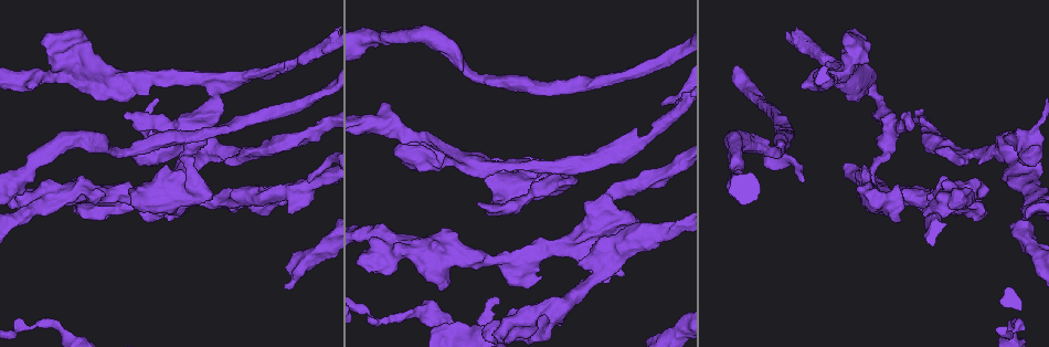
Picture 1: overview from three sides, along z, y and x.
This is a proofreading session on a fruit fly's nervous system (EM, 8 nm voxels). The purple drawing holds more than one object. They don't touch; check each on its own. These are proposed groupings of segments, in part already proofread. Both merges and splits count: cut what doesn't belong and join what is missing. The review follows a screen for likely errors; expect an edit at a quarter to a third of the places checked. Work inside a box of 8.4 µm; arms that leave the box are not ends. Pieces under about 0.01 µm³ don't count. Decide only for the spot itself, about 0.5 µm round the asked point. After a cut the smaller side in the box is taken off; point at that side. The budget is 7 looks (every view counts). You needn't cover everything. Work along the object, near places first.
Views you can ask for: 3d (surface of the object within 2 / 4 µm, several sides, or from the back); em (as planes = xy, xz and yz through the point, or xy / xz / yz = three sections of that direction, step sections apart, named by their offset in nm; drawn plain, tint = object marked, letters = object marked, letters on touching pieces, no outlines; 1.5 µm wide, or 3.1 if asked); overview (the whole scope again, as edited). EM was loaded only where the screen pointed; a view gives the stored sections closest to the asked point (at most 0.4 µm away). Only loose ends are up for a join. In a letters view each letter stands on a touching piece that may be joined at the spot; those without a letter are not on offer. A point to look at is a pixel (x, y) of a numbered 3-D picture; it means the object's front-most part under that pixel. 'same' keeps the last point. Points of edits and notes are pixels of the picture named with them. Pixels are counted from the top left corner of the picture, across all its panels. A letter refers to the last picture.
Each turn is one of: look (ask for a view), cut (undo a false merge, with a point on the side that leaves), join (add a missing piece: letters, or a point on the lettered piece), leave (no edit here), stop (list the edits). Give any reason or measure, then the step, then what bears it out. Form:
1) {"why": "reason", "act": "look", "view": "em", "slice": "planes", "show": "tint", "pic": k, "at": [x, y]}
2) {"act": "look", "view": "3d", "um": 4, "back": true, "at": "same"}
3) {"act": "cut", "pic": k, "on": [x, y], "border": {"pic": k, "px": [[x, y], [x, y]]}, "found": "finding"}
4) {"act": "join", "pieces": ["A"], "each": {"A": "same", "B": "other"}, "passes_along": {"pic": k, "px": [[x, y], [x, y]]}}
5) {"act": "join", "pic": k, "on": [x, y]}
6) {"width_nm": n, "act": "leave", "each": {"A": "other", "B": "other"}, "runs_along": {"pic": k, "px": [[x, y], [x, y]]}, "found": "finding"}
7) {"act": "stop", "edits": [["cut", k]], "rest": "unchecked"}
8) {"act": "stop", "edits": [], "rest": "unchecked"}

{"why": "branch stops here", "act": "look", "view": "em", "slice": "xy", "step": 8, "show": "letters", "pic": 1, "at": [624, 273]}

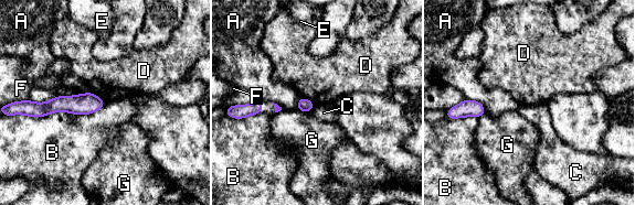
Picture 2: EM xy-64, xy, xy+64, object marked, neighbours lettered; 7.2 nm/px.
{"why": "another direction", "act": "look", "view": "em", "slice": "planes", "show": "letters", "at": "same"}

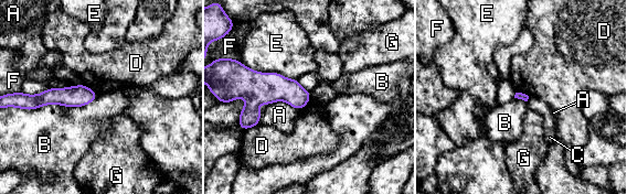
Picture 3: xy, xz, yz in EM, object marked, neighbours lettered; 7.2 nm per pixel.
{"act": "leave", "each": {"A": "other", "B": "other", "C": "other", "D": "other", "E": "other", "F": "other", "G": "other"}, "border": {"pic": 3, "px": [[98, 95], [82, 106], [21, 109]]}, "found": "none of them fits"}

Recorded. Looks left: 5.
{"why": "sharp bend", "act": "look", "view": "em", "slice": "yz", "step": 4, "show": "tint", "pic": 1, "at": [523, 261]}

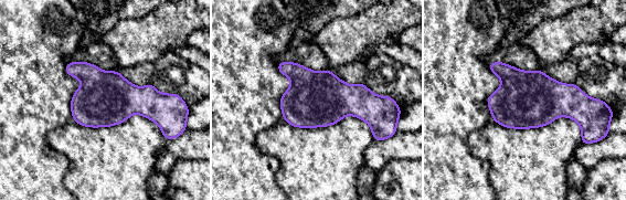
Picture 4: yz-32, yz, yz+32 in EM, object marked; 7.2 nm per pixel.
{"why": "cut it another way", "act": "look", "view": "em", "slice": "planes", "show": "letters", "at": "same"}

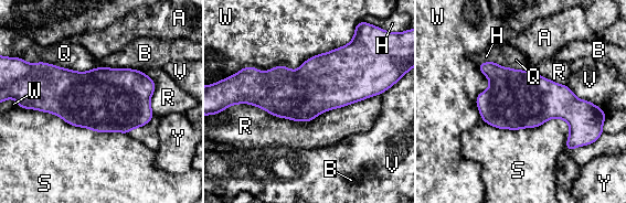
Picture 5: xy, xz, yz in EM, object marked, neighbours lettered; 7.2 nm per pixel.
{"act": "leave", "each": {"A": "other", "B": "other", "H": "other", "Q": "other", "R": "other", "S": "other", "V": "other", "W": "other", "Y": "other"}, "border": {"pic": 5, "px": [[481, 120], [571, 130]]}, "found": "all the same neuron"}

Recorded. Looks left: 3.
{"why": "branch stops here", "act": "look", "view": "em", "slice": "xy", "step": 8, "show": "tint", "pic": 1, "at": [209, 186]}

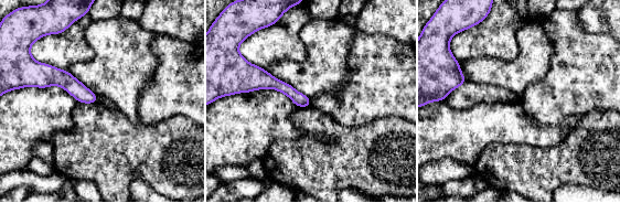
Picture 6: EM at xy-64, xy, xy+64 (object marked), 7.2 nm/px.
{"why": "another direction", "act": "look", "view": "em", "slice": "planes", "show": "letters", "at": "same"}

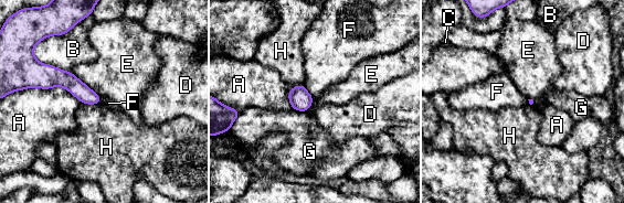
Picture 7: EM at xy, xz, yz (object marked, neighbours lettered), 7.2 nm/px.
{"act": "leave", "each": {"A": "other", "B": "other", "C": "other", "D": "other", "E": "other", "F": "other", "G": "other", "H": "other"}, "runs_along": {"pic": 7, "px": [[39, 82], [69, 81], [97, 100]]}, "found": "no lettered piece goes on from it"}

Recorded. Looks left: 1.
{"act": "stop", "edits": [], "rest": "unchecked"}

